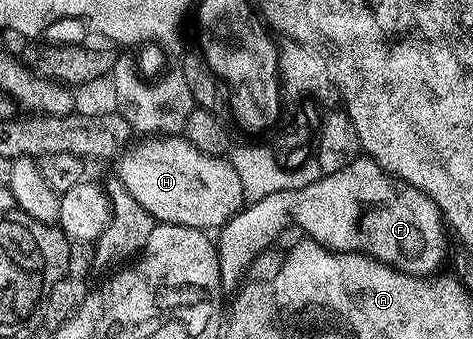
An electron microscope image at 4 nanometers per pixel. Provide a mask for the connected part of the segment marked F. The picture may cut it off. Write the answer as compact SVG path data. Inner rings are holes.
M362 155L343 171L326 173L307 187L275 191L271 195L250 200L226 225L222 225L215 237L222 294L236 294L243 284L243 275L249 272L249 264L264 249L276 246L279 234L292 225L303 227L305 236L310 241L317 241L338 253L367 253L377 261L404 273L423 275L432 272L445 257L447 226L434 201L407 182L390 177L379 167L379 163Z

